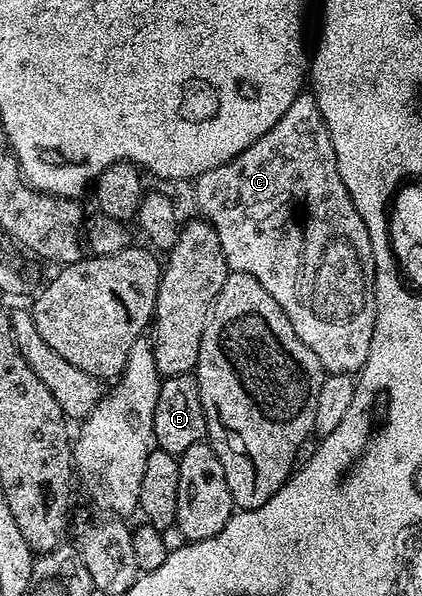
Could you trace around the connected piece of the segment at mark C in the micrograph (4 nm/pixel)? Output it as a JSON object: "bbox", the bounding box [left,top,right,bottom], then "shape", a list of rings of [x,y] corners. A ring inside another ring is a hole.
{"bbox":[192,94,374,376],"shape":[[[313,94],[298,95],[296,101],[292,101],[292,105],[288,105],[288,113],[284,113],[284,117],[280,117],[280,121],[276,121],[276,125],[272,125],[272,129],[268,129],[268,133],[264,133],[264,137],[260,137],[260,141],[248,145],[248,149],[244,149],[244,153],[232,157],[232,161],[228,161],[224,165],[216,165],[216,169],[208,169],[208,173],[193,180],[192,187],[194,187],[194,199],[198,202],[199,209],[202,210],[199,211],[201,218],[212,224],[220,237],[220,249],[224,249],[226,264],[230,266],[231,271],[252,273],[252,277],[256,277],[256,281],[260,281],[260,285],[264,285],[264,289],[268,289],[268,293],[272,293],[272,297],[276,297],[276,305],[280,305],[280,309],[284,309],[288,321],[292,321],[292,329],[296,329],[296,337],[300,337],[300,341],[304,341],[304,345],[308,345],[308,349],[312,349],[312,353],[316,353],[323,372],[332,375],[353,376],[361,371],[362,366],[368,361],[368,349],[372,345],[372,329],[374,328],[372,241],[368,237],[368,229],[364,229],[364,221],[360,217],[348,189],[344,189],[344,181],[340,181],[340,169],[336,165],[332,137],[328,133],[328,125],[320,113],[320,105]]]}

